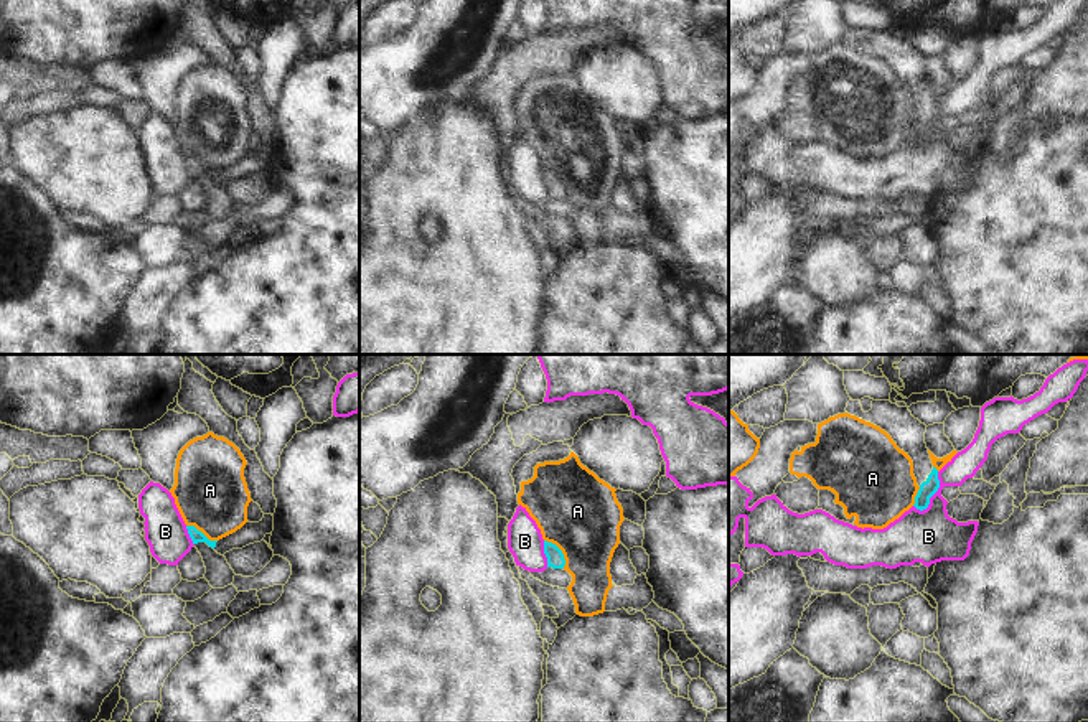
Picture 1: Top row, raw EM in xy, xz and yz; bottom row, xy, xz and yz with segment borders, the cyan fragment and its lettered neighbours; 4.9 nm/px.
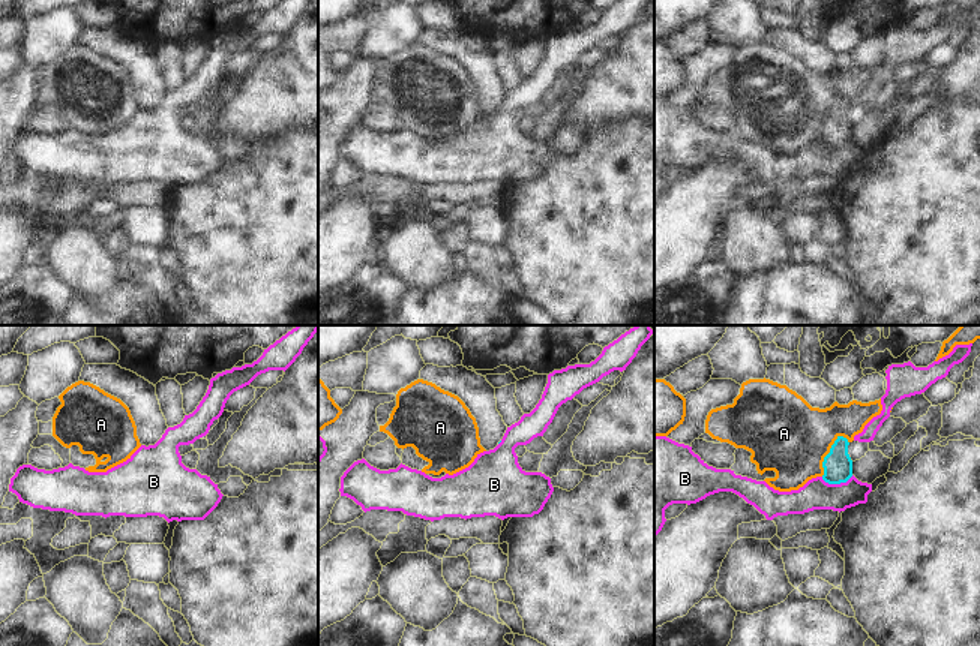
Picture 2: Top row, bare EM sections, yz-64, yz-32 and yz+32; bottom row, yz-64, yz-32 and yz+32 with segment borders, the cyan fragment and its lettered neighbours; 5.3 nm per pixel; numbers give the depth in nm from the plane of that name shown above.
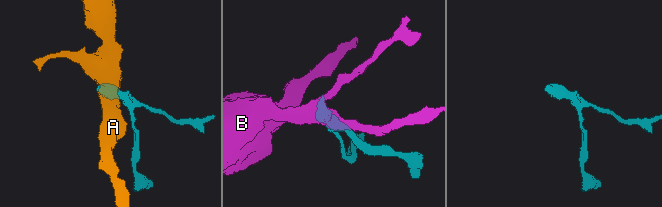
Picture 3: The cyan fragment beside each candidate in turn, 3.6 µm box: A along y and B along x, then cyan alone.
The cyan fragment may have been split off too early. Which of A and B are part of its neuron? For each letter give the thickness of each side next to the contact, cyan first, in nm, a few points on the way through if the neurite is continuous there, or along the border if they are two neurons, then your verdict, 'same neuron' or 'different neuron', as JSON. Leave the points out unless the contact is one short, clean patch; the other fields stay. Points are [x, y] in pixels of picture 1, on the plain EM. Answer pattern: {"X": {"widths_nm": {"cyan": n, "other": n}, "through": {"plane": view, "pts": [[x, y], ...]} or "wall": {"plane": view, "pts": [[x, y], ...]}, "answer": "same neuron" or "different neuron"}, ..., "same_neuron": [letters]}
{"A": {"widths_nm": {"cyan": 80, "other": 400}, "wall": {"plane": "xz", "pts": [[544, 170], [561, 182], [564, 198]]}, "answer": "different neuron"}, "B": {"widths_nm": {"cyan": 80, "other": 260}, "wall": {"plane": "yz", "pts": [[938, 103], [938, 121], [925, 139], [917, 140]]}, "answer": "different neuron"}, "same_neuron": []}

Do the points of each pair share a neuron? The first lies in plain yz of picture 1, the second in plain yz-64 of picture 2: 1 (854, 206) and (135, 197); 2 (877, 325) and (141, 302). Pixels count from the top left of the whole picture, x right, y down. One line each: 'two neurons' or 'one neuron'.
1: one neuron
2: one neuron

